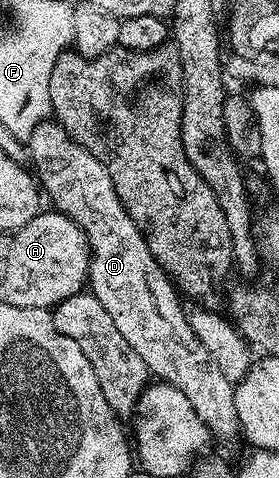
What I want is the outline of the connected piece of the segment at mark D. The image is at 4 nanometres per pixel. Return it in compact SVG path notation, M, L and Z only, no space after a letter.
M53 119L40 122L32 131L28 142L28 153L34 157L33 168L36 170L37 180L41 188L50 196L50 201L55 210L67 215L84 231L90 244L90 276L88 278L89 292L94 294L100 303L104 303L104 311L116 323L116 331L128 339L128 347L144 359L147 370L154 373L159 382L175 385L184 393L185 398L192 403L197 415L210 429L211 434L230 437L239 432L238 416L236 415L236 399L234 398L235 382L230 381L224 371L216 365L212 355L196 339L196 331L190 326L187 310L182 310L178 302L179 290L173 280L156 263L152 251L146 242L146 236L135 221L128 215L124 203L120 203L120 195L116 195L116 187L108 175L108 171L89 153L84 146L76 143L68 135L68 131Z

